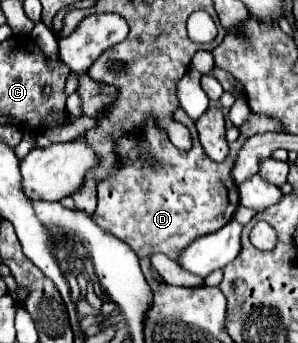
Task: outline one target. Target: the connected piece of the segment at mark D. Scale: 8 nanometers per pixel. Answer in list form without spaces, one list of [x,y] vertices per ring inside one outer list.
[[[177,109],[173,113],[173,119],[183,123],[191,131],[193,147],[187,153],[179,151],[169,141],[167,131],[161,129],[153,117],[147,117],[139,131],[127,133],[125,137],[117,139],[115,143],[115,155],[119,161],[117,173],[97,181],[99,197],[93,219],[105,231],[125,241],[137,253],[137,257],[145,257],[151,253],[165,253],[167,257],[177,261],[179,253],[185,247],[189,247],[197,237],[215,233],[223,225],[227,225],[239,207],[237,185],[233,183],[231,177],[231,169],[239,147],[249,139],[249,135],[265,131],[281,131],[281,125],[277,121],[251,113],[251,119],[243,125],[239,141],[231,143],[227,159],[223,163],[215,163],[201,149],[195,125],[189,117],[185,117],[185,111]]]

